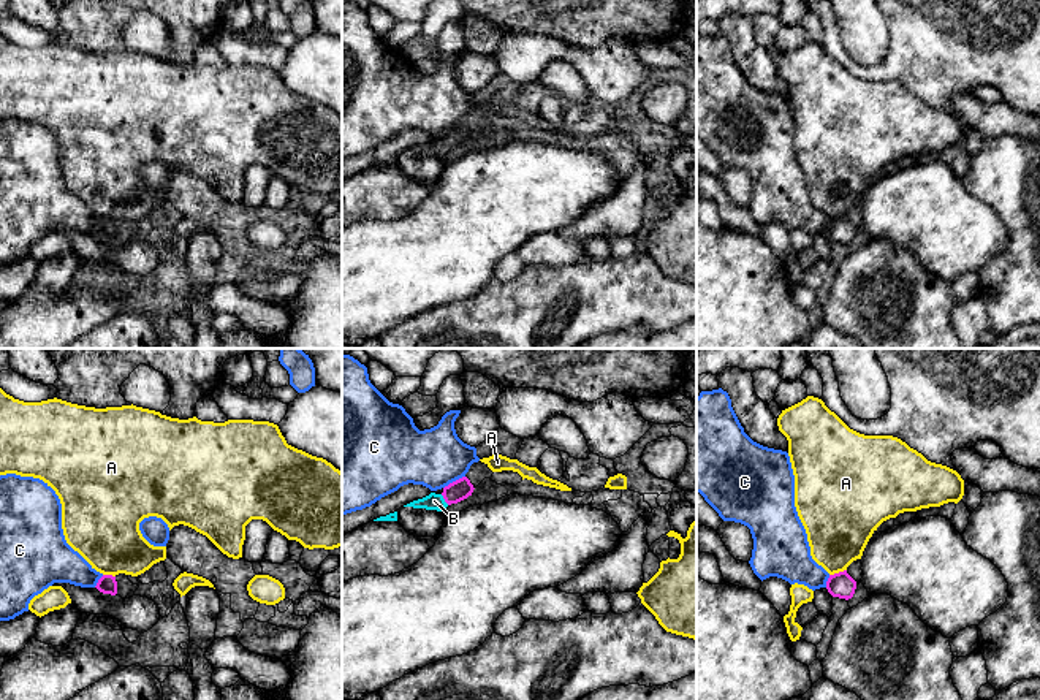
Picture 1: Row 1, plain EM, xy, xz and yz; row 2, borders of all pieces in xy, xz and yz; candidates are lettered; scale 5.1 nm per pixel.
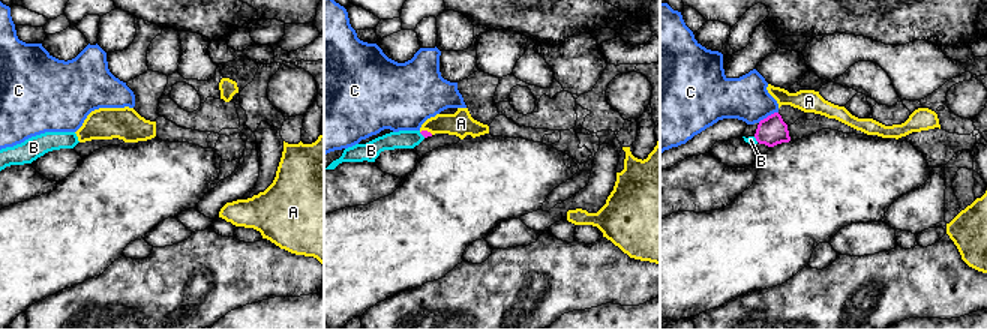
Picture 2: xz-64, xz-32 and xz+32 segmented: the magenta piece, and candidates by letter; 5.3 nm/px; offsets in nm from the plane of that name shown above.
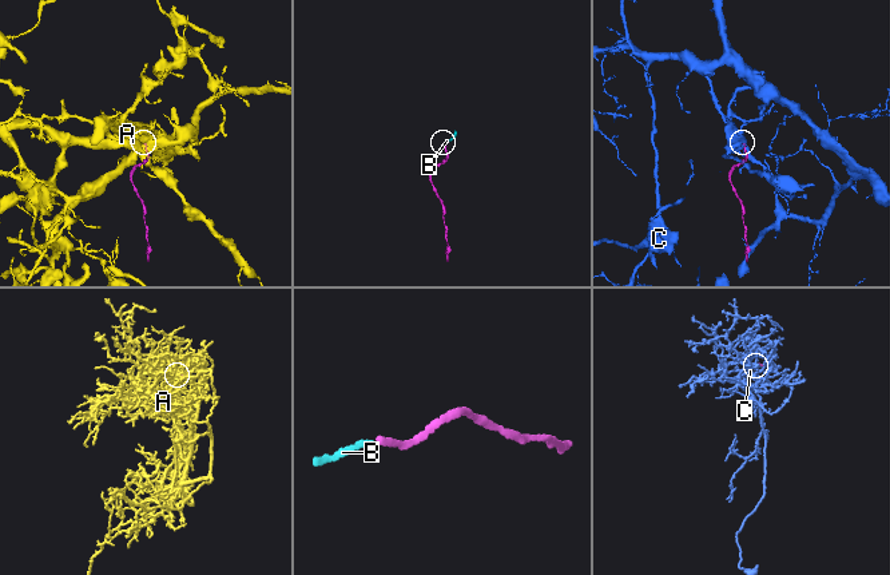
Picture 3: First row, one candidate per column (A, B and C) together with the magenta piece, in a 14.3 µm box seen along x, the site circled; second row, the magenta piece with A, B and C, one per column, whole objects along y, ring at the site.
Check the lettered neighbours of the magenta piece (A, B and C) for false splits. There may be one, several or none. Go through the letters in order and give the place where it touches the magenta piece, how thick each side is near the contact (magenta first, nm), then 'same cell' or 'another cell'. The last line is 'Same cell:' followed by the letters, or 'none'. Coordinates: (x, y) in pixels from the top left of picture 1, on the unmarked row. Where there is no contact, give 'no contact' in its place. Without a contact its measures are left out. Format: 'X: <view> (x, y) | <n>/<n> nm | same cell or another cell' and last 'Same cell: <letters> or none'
A: yz (839, 217) | 130/340 nm | another cell
B: xz (444, 143) | 110/80 nm | same cell
C: xz (453, 127) | 110/300 nm | another cell
Same cell: B

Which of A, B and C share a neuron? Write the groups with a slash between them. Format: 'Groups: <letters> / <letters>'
Groups: A / B / C

